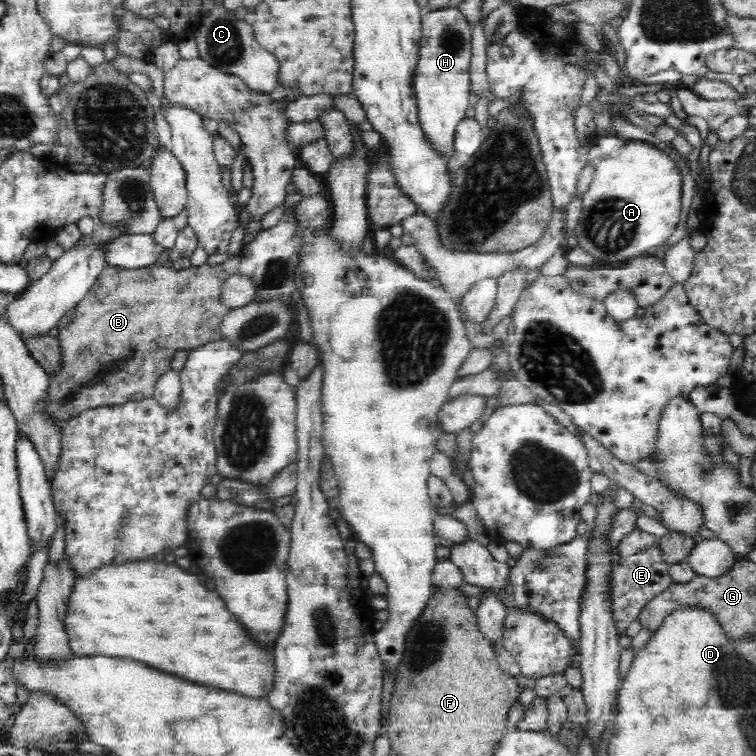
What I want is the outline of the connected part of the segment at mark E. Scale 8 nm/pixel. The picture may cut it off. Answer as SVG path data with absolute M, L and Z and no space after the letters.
M652 534L652 544L642 548L640 552L620 559L612 571L613 619L618 636L622 636L630 624L639 618L644 605L658 592L662 592L673 580L669 573L669 564L663 559L661 542Z

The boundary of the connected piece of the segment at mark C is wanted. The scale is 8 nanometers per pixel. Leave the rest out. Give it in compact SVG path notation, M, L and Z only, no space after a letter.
M214 6L205 17L201 18L194 35L199 56L214 68L240 78L248 90L268 95L278 84L281 69L279 60L259 45L249 19L236 19L233 11Z

